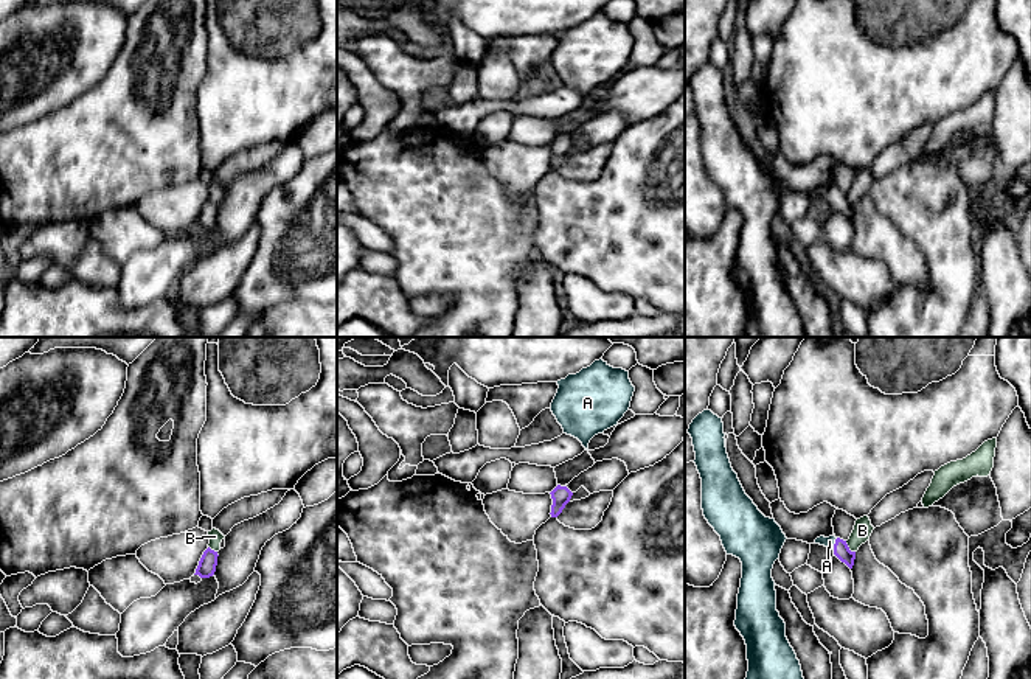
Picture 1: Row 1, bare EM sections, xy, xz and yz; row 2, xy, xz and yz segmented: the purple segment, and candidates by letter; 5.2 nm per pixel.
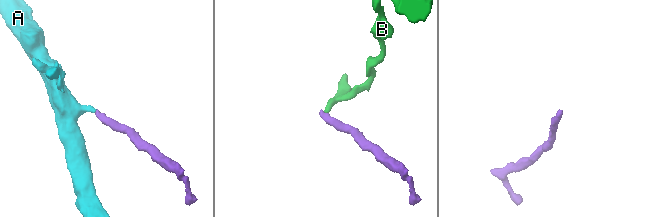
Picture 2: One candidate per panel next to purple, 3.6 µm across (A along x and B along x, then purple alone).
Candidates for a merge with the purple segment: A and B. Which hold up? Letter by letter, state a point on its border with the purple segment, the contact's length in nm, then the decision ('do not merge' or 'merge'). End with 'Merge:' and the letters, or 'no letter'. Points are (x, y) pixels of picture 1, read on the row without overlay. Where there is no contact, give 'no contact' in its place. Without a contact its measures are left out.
A: yz (834, 196) | 70 nm | merge
B: yz (848, 199) | 80 nm | do not merge
Merge: A

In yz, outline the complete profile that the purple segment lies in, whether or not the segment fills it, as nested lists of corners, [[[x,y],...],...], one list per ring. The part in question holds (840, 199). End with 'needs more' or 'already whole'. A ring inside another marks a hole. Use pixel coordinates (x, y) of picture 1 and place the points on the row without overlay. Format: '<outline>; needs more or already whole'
[[[820,188],[815,191],[815,196],[824,197],[834,202],[834,207],[845,214],[849,221],[854,218],[856,204],[851,204],[846,193],[835,190],[835,188]]]; needs more

